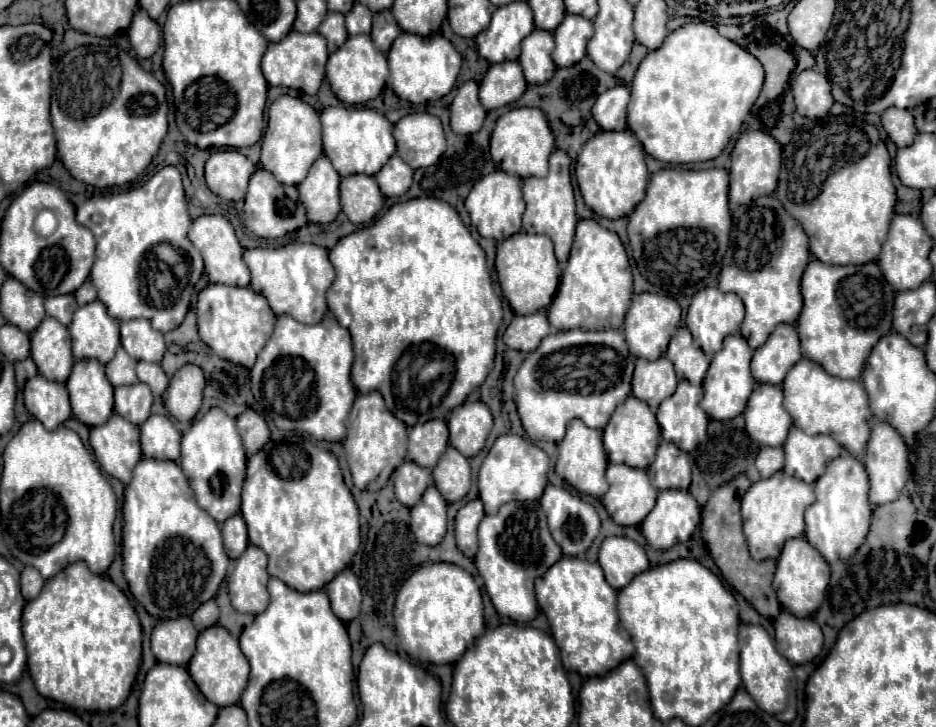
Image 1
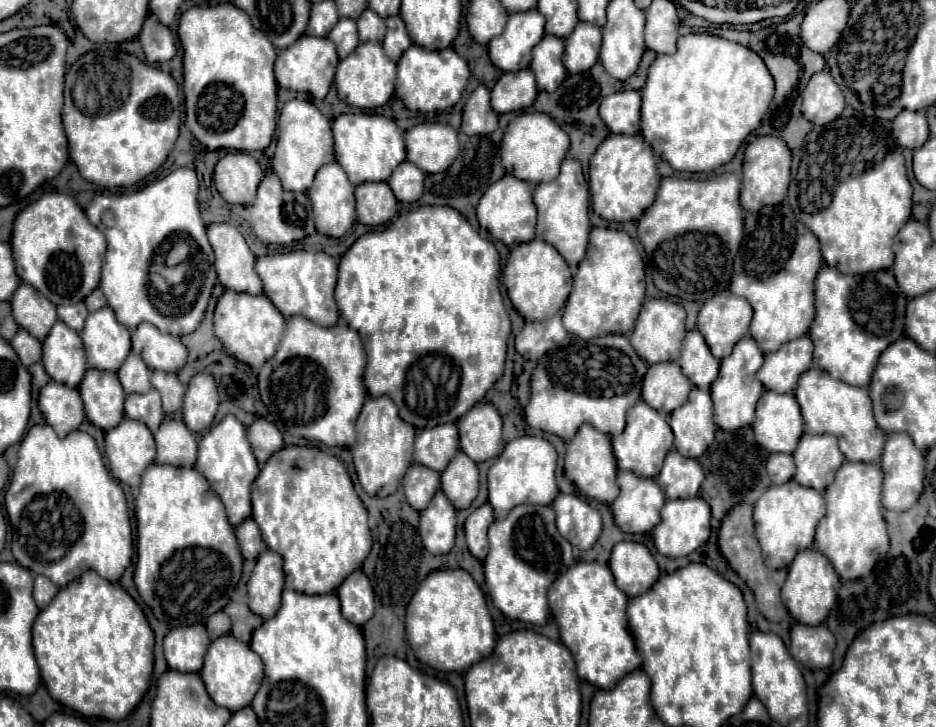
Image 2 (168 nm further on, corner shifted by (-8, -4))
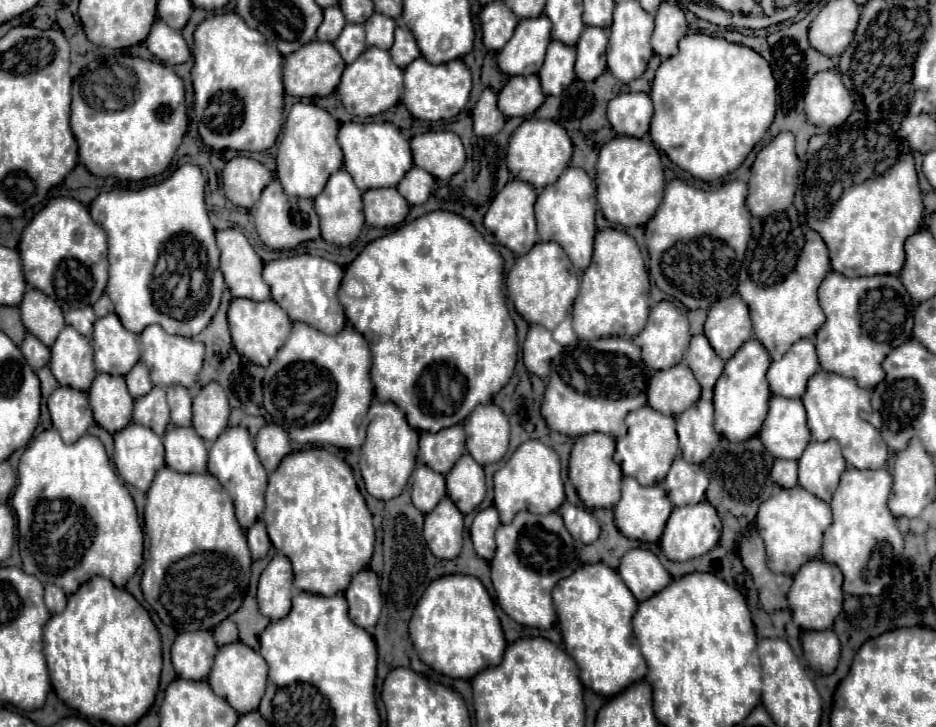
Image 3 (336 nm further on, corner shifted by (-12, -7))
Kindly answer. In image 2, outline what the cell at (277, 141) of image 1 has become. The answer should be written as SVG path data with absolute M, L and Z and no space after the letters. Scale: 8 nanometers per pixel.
M290 100L280 110L278 118L278 144L272 158L272 170L282 186L292 192L306 192L320 166L334 160L334 144L330 120L308 100Z

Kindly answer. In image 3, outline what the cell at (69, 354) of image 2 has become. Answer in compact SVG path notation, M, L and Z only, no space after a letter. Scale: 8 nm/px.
M66 325L50 349L50 369L56 381L78 391L88 391L96 377L90 339L80 335L72 325Z

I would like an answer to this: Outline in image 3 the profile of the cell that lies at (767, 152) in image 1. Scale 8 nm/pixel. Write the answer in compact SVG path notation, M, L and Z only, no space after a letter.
M780 133L766 147L762 147L762 151L754 159L746 197L746 207L752 213L752 217L764 217L776 211L786 211L794 201L796 179L798 179L798 157L794 153L794 135Z

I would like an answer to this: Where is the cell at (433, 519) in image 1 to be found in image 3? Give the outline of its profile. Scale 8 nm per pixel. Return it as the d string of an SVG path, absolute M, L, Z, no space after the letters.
M444 497L434 511L426 515L424 539L438 559L456 559L462 549L464 515L458 507Z

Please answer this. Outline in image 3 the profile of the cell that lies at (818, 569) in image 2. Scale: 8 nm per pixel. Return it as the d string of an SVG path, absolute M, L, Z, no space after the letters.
M818 557L804 563L804 567L800 567L788 591L788 607L800 629L830 629L838 613L842 611L842 601L844 601L844 593L842 593L840 569Z

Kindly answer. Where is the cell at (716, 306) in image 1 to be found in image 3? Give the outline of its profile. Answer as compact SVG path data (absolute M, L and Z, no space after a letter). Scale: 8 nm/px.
M738 295L714 303L706 317L704 335L720 359L730 359L748 339L752 339L748 305Z

